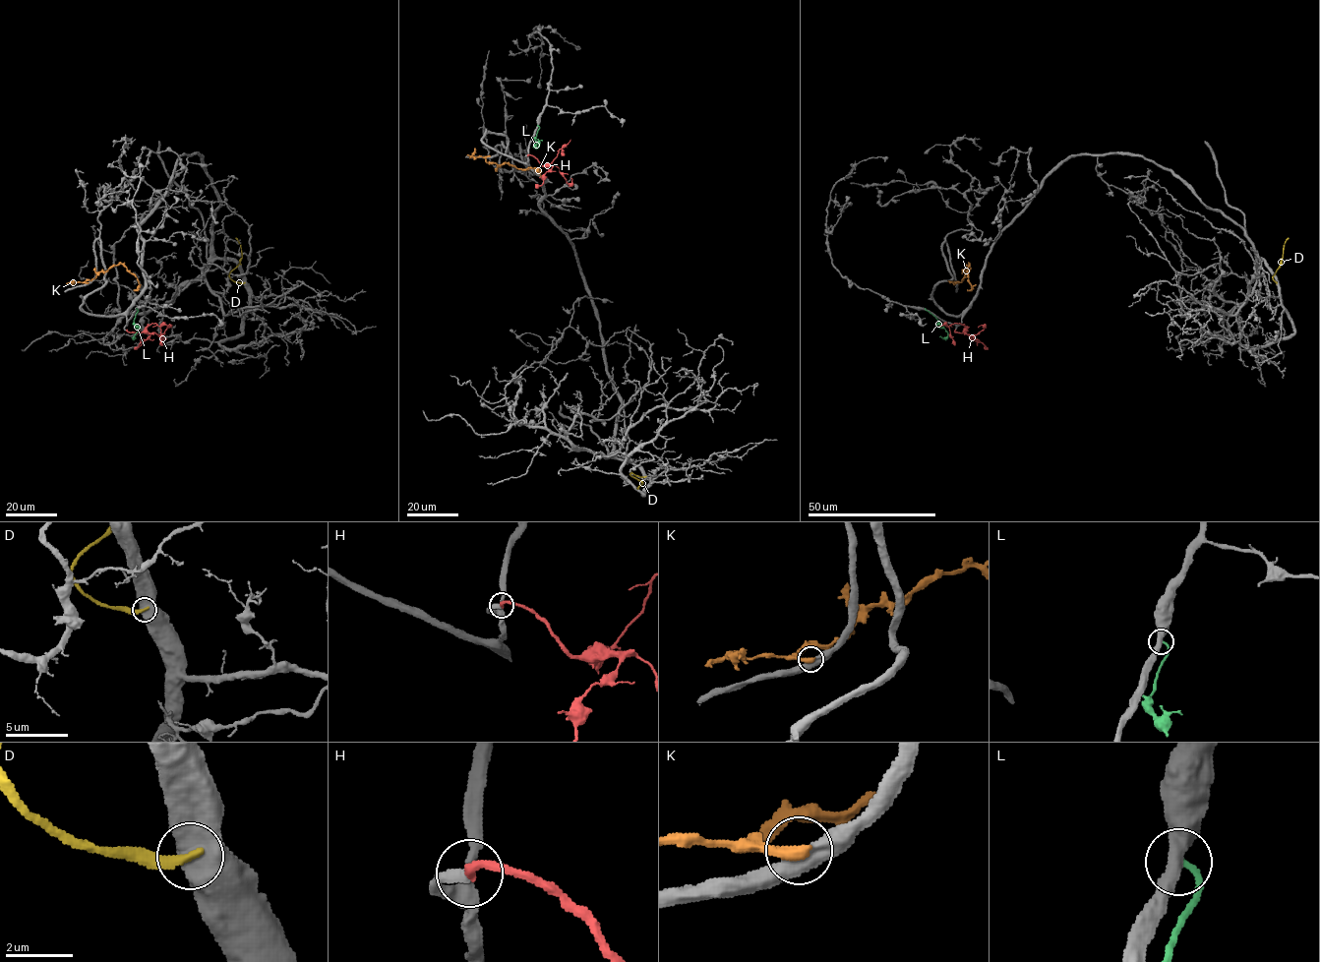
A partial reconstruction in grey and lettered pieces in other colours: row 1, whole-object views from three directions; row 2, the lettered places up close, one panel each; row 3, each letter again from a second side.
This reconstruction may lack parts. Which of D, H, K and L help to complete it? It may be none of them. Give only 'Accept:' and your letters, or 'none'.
Accept: H

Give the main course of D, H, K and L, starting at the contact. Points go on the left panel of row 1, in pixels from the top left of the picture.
D: (244, 282), (235, 282), (229, 275), (241, 258), (241, 245), (235, 237)
H: (126, 330), (141, 332), (155, 323), (160, 329), (162, 345)
K: (88, 282), (122, 264), (137, 278), (139, 289)
L: (137, 309), (134, 336)

